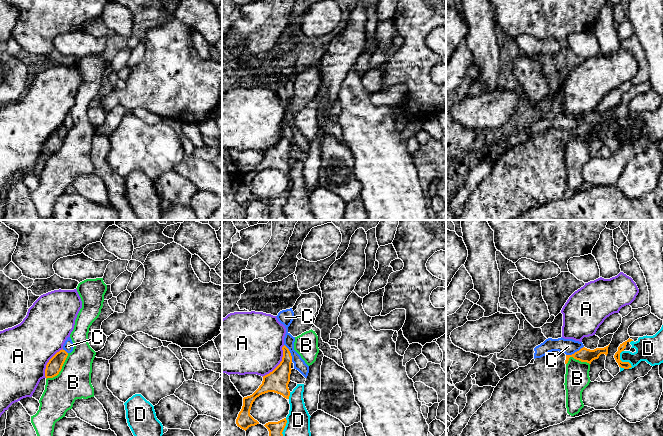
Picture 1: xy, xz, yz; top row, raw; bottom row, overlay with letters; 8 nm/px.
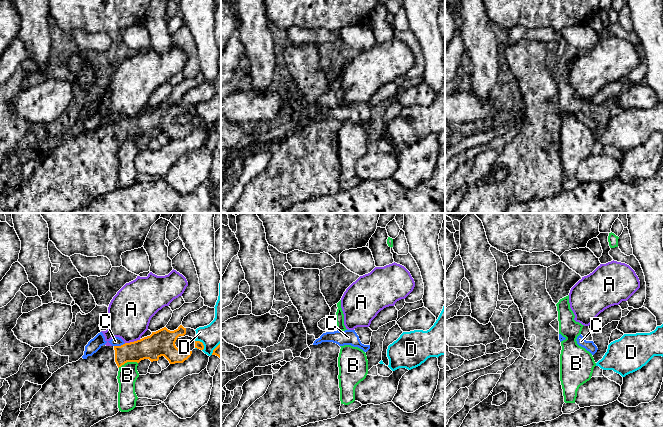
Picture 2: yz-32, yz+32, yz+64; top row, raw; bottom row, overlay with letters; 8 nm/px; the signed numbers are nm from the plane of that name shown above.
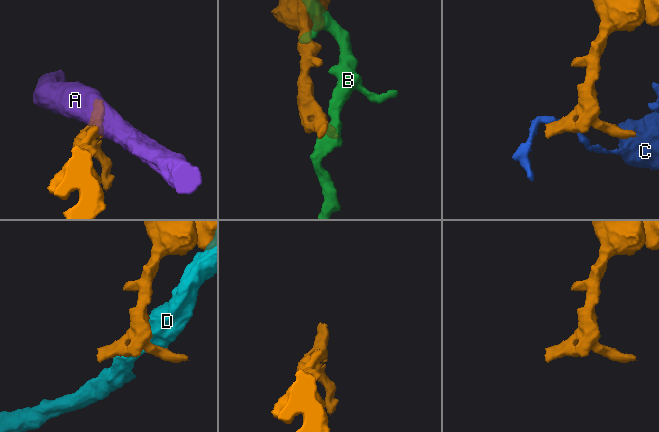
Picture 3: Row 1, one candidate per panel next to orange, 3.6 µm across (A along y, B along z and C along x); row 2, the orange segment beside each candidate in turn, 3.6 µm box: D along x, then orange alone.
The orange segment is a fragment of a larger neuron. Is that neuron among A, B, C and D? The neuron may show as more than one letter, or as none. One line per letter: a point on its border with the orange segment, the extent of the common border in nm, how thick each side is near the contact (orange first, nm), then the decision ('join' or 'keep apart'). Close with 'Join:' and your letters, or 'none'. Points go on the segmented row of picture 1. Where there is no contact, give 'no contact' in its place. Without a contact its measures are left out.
A: xz (280, 363) | 320 nm | 180/440 nm | keep apart
B: xy (61, 368) | 280 nm | 120/280 nm | keep apart
C: yz (575, 352) | 160 nm | 110/130 nm | keep apart
D: yz (623, 362) | 170 nm | 60/200 nm | keep apart
Join: none

